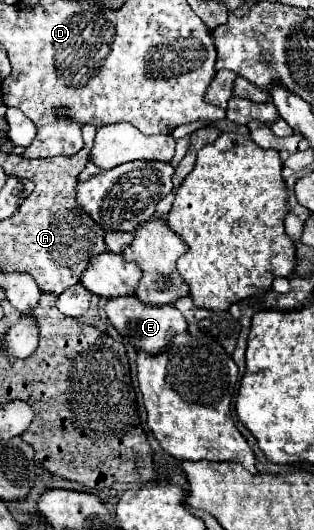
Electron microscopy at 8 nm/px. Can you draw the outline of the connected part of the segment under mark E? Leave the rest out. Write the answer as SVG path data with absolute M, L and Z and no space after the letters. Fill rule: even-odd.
M137 296L111 298L105 306L105 314L119 334L123 334L137 350L149 354L159 354L169 344L173 330L187 330L187 320L175 306L145 306Z

